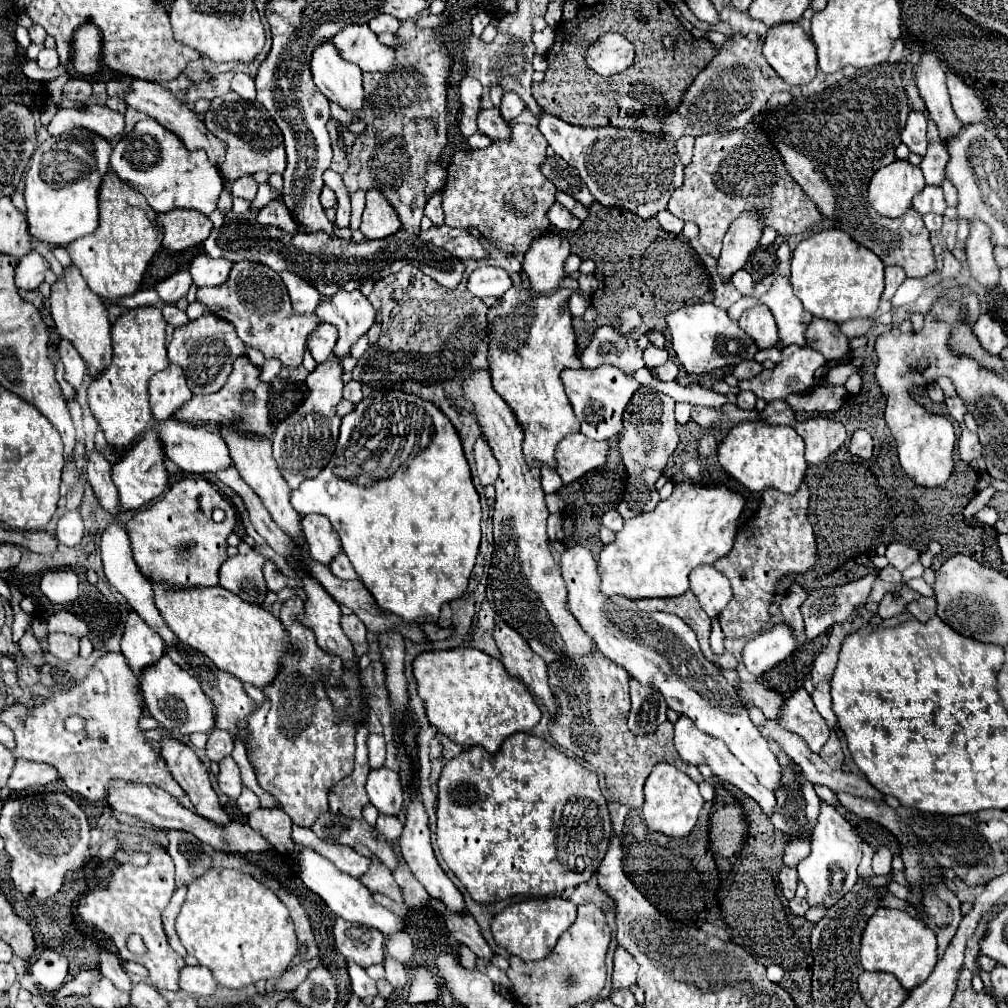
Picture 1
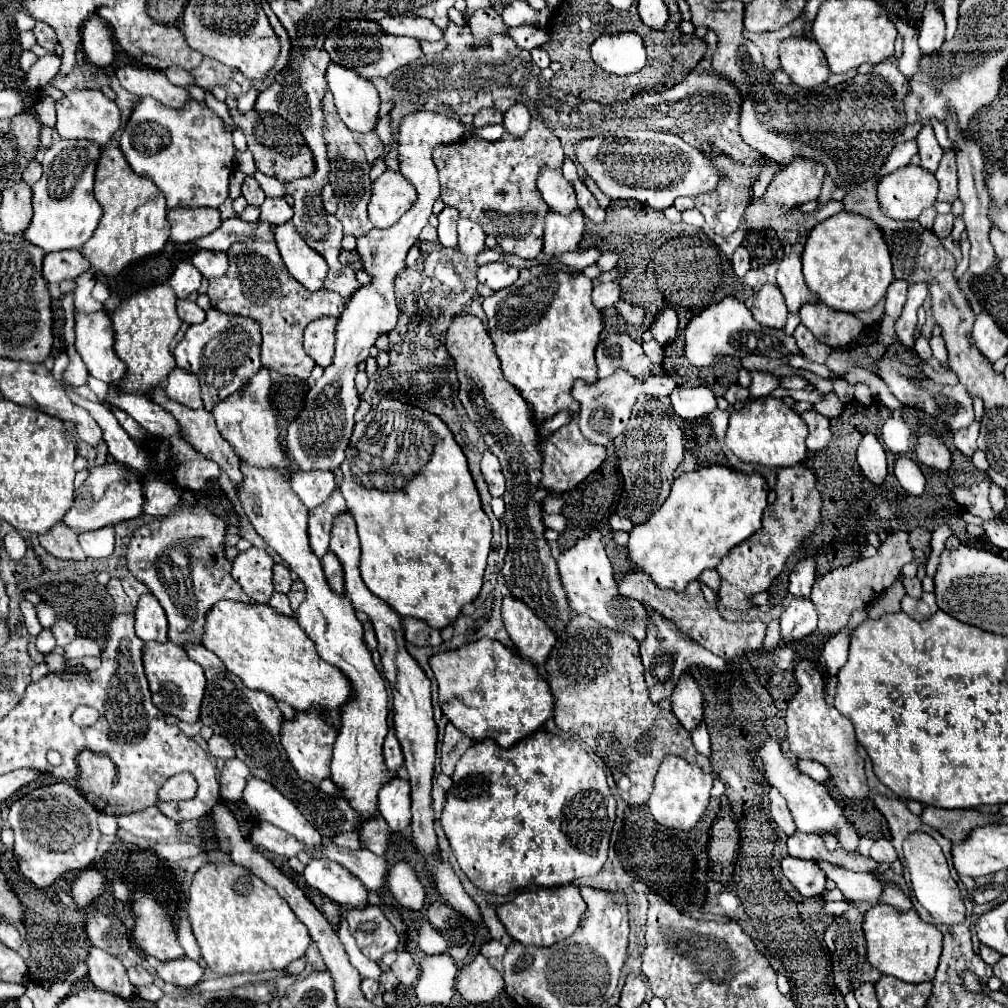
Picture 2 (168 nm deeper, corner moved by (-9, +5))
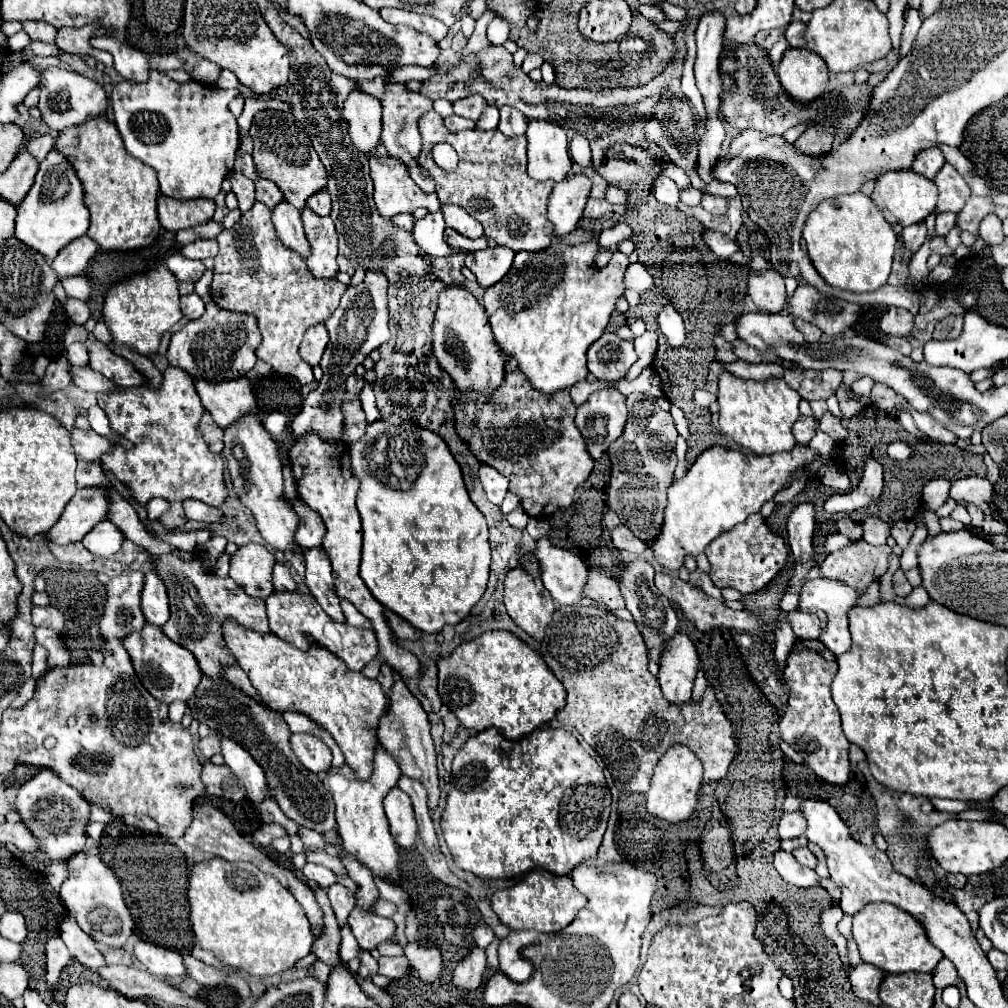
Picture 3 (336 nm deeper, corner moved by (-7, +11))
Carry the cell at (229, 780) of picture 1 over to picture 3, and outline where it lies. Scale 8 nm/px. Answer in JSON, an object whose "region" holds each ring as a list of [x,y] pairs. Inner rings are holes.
{"region":[[[206,762],[202,766],[202,774],[200,774],[206,792],[218,798],[226,798],[232,802],[240,802],[246,798],[246,790],[244,786],[238,782],[236,776],[232,776],[230,768],[226,768],[226,764],[216,766],[212,762]]]}

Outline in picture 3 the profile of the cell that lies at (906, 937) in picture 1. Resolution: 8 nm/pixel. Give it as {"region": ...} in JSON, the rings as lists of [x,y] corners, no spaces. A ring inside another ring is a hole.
{"region":[[[874,902],[854,916],[852,938],[858,944],[862,960],[882,968],[888,974],[934,972],[938,960],[942,958],[942,952],[928,942],[920,924],[910,918],[908,912],[900,912],[900,908],[892,908],[886,902]]]}

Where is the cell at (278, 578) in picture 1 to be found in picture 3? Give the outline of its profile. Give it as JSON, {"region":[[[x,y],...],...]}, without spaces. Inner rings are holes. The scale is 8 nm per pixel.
{"region":[[[276,562],[272,570],[272,584],[274,584],[274,590],[280,590],[280,592],[294,592],[298,588],[298,584],[292,578],[290,566],[280,564],[280,562]]]}

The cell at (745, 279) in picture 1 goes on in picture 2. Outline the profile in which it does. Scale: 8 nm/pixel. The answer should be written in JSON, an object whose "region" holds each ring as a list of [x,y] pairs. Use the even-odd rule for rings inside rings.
{"region":[[[740,246],[740,248],[734,252],[732,268],[734,268],[734,274],[736,274],[738,278],[744,278],[744,276],[750,272],[750,268],[752,268],[752,264],[750,264],[750,254],[748,254],[748,250],[746,250],[744,246]]]}

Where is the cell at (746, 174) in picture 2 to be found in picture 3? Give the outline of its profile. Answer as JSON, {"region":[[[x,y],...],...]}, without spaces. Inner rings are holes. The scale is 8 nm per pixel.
{"region":[[[704,194],[704,198],[702,198],[702,208],[706,208],[710,214],[724,214],[726,206],[728,206],[726,198],[716,198],[710,194]]]}

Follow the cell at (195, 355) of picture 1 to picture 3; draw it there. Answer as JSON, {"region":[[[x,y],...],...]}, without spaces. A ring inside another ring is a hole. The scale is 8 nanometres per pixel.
{"region":[[[214,302],[206,304],[206,312],[198,320],[190,320],[184,328],[172,334],[166,350],[166,360],[188,372],[190,376],[210,382],[222,382],[246,376],[256,364],[256,346],[260,344],[260,330],[256,318],[250,314],[238,314],[218,308]]]}

